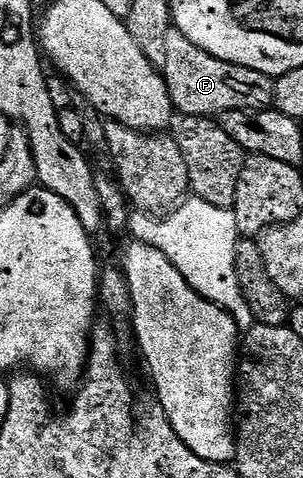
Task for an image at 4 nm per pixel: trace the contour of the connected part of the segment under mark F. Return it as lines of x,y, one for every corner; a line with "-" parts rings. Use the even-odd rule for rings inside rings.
175,28
166,36
166,64
162,73
173,107
184,116
219,116
226,110
266,110
276,100
276,83
269,74
218,60
218,56
210,56
210,52
186,40

